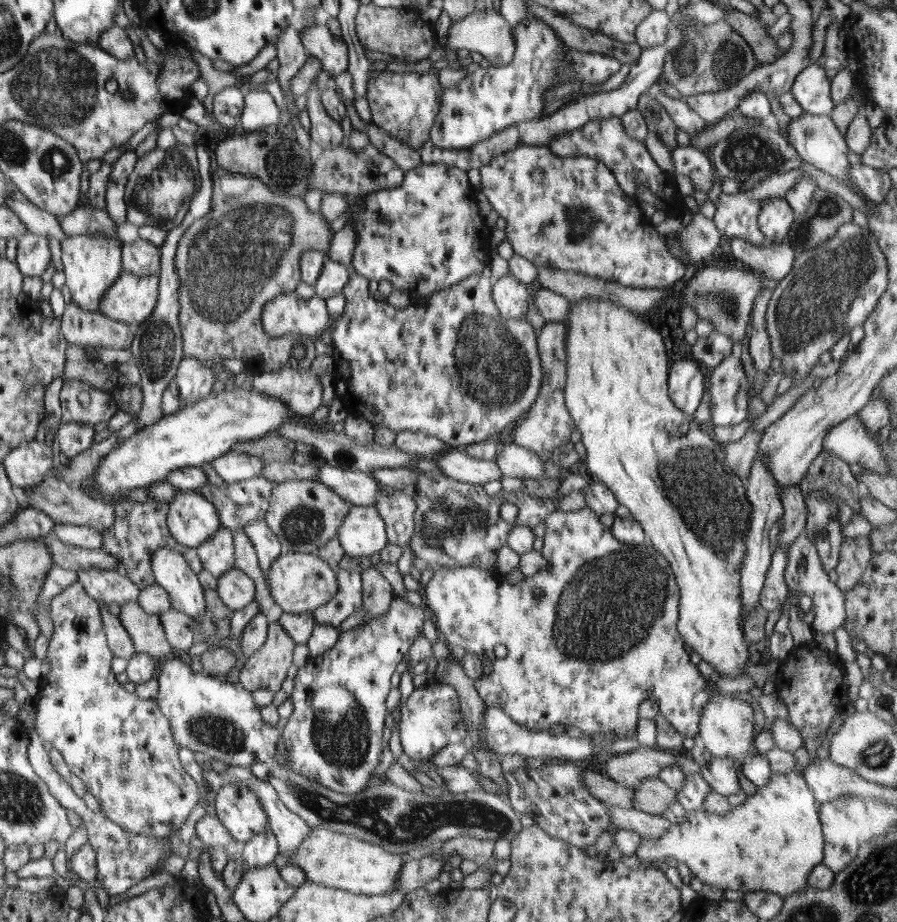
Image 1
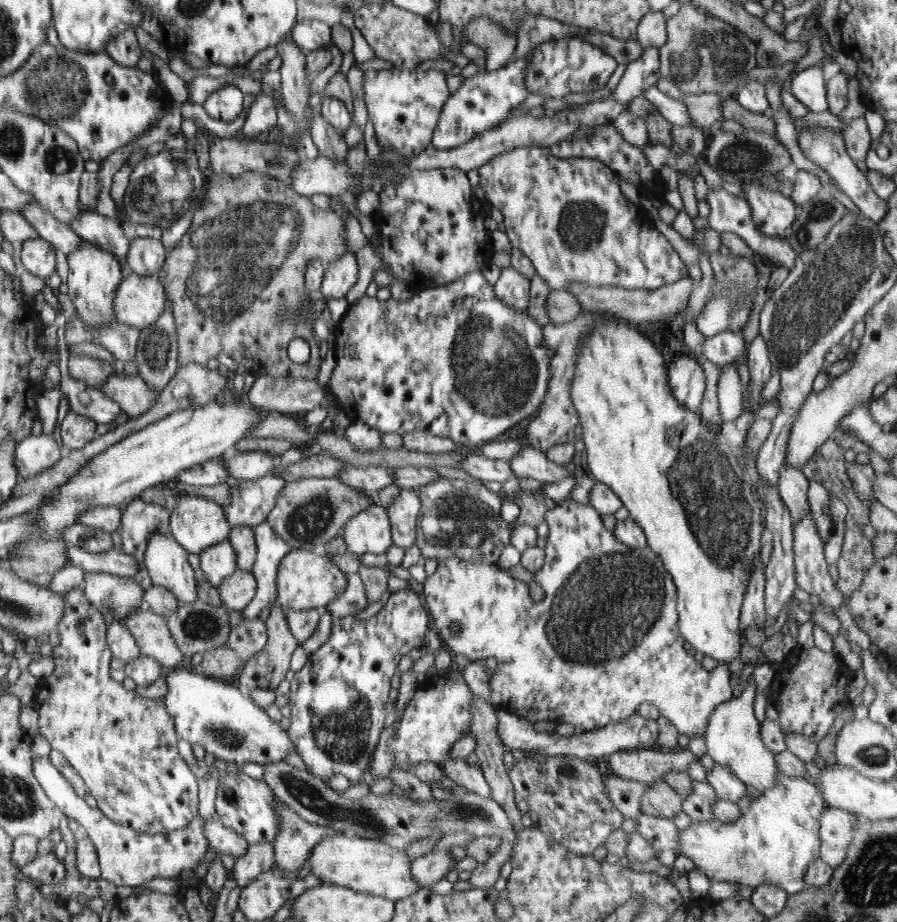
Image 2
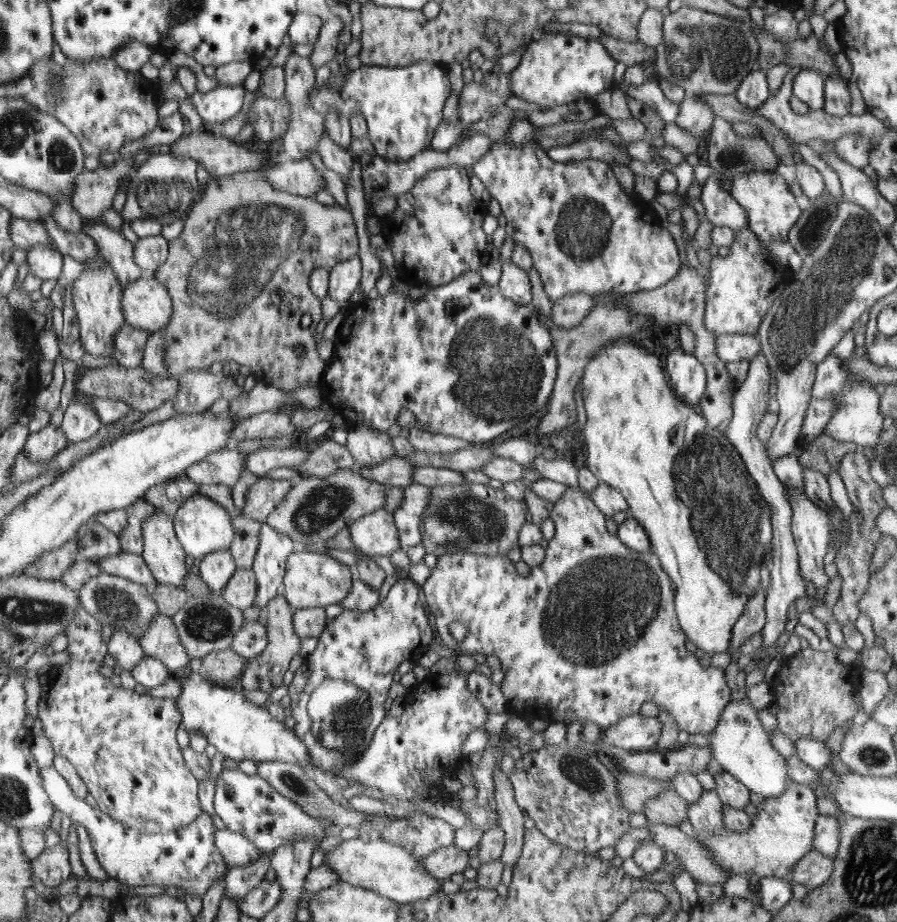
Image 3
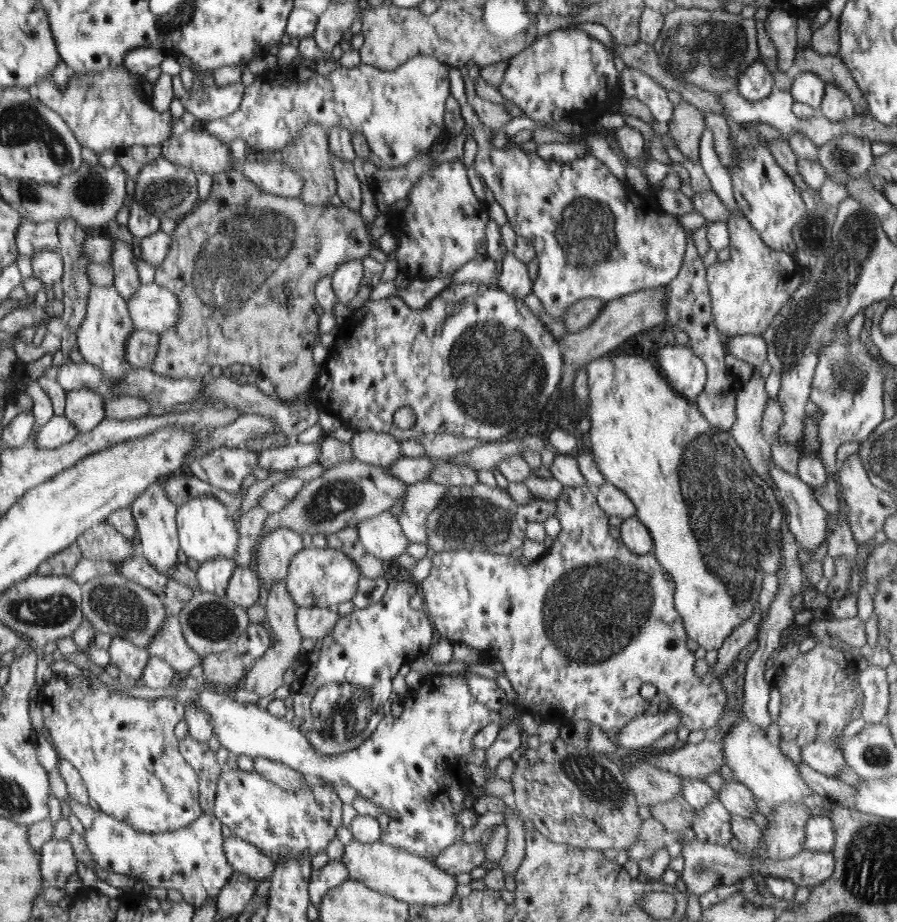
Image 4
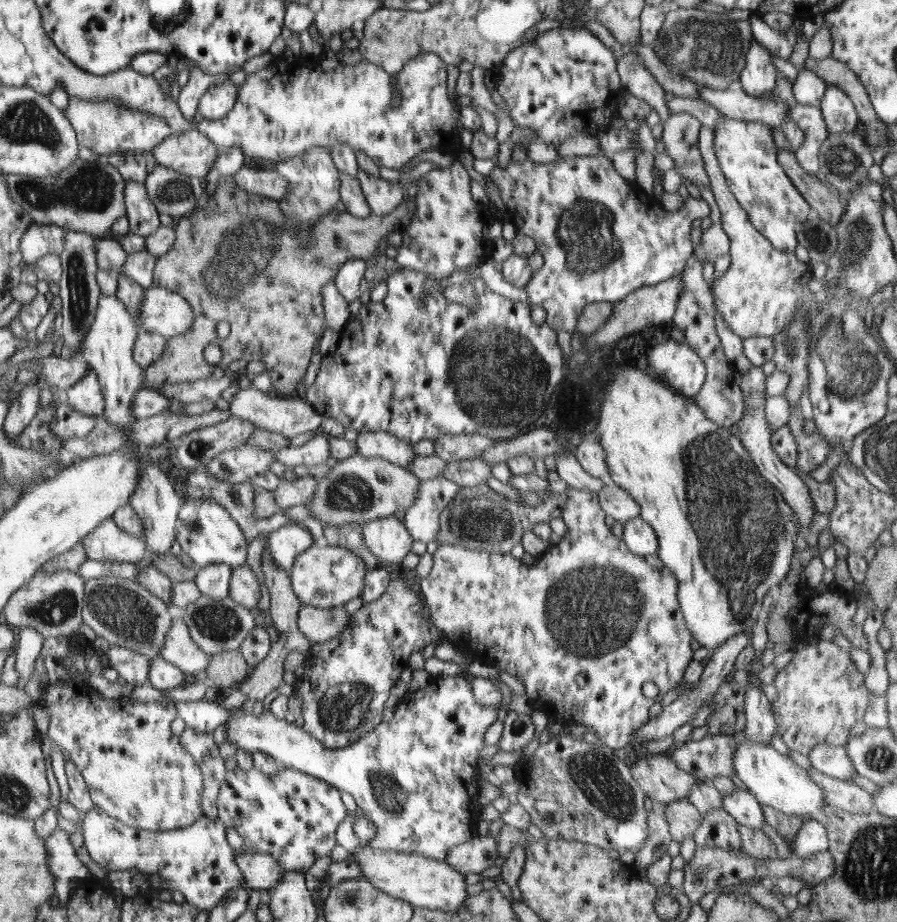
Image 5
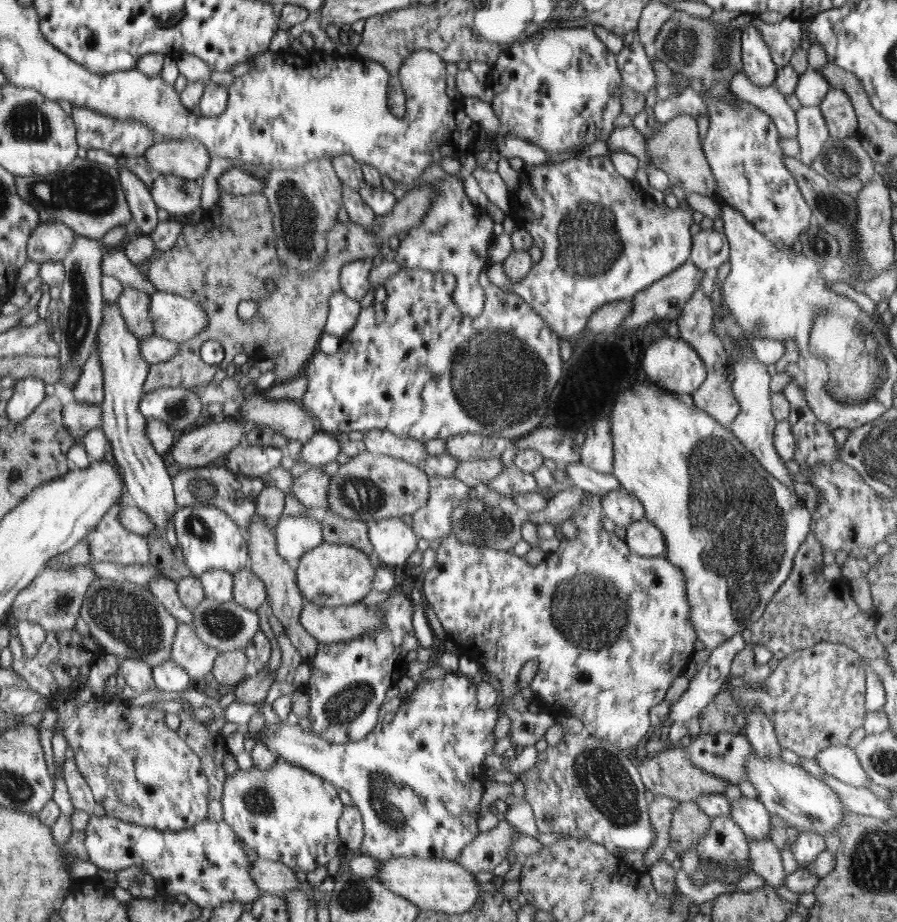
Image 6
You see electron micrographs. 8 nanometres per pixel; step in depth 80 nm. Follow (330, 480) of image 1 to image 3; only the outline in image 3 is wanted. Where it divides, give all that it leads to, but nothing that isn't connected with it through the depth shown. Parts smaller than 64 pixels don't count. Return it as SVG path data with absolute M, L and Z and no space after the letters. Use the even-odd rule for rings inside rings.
M394 456L383 460L380 464L370 467L361 467L360 472L367 478L389 487L407 487L413 482L414 464L404 457Z

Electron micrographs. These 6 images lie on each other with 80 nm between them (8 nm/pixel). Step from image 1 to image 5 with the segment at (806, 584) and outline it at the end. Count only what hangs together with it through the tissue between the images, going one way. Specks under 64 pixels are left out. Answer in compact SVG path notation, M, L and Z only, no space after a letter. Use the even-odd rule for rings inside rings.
M752 365L745 374L737 375L736 387L741 391L743 399L745 400L745 410L743 411L743 418L735 425L733 431L740 438L741 444L747 449L753 463L755 464L760 476L768 479L780 492L783 492L785 501L795 510L797 516L797 527L803 529L812 522L812 515L816 508L813 506L813 500L809 494L807 484L800 479L796 469L790 469L774 452L771 443L771 429L770 424L766 422L764 416L764 409L766 409L766 375L762 371L762 367Z

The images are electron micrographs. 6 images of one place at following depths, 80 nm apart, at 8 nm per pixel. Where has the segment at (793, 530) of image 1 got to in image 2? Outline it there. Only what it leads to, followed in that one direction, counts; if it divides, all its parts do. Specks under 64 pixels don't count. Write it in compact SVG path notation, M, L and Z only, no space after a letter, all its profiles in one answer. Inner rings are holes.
M783 465L779 470L777 485L781 499L788 505L789 511L791 512L794 526L810 511L807 499L809 480L800 469Z

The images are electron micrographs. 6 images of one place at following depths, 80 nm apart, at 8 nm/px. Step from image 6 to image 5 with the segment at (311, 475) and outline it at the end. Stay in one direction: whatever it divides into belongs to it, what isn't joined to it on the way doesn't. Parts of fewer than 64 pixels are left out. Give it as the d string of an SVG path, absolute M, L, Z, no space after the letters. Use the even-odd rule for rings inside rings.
M310 475L304 477L289 476L282 479L276 489L273 490L281 513L291 506L309 504L313 500L317 484L317 478Z

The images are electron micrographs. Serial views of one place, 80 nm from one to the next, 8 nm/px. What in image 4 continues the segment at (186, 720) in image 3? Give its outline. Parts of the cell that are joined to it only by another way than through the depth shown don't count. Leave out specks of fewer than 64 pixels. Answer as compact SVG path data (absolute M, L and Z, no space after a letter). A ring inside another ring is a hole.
M456 674L449 676L437 676L434 678L432 684L422 684L418 689L411 689L405 696L405 702L402 703L402 714L397 720L382 720L380 724L374 729L374 732L358 748L350 752L346 752L338 756L322 756L318 754L314 748L312 748L312 743L309 742L308 738L304 732L301 731L300 727L293 726L290 721L286 719L281 719L280 717L274 716L267 709L262 709L254 704L238 703L234 700L234 697L228 695L226 689L217 688L213 685L208 684L204 689L199 689L198 698L196 700L191 700L191 705L198 705L203 711L206 711L211 716L211 723L213 724L213 733L219 738L221 744L220 748L228 752L232 752L236 756L248 756L252 760L256 758L266 758L266 760L278 762L288 766L291 770L296 770L308 778L315 781L322 779L326 781L328 785L333 785L333 787L349 786L353 788L358 793L358 796L374 803L379 804L382 808L386 810L396 810L398 813L398 818L390 818L390 816L380 815L377 818L377 822L380 824L381 828L381 838L380 840L384 844L389 844L396 848L404 848L412 854L423 856L426 858L434 858L438 856L445 848L452 846L453 844L460 843L464 841L464 838L468 835L465 828L456 822L456 815L459 815L462 810L465 809L464 801L466 800L466 789L468 789L468 779L465 774L466 766L468 764L468 757L472 753L473 738L477 732L480 732L484 726L490 724L492 721L498 719L498 713L488 706L480 704L476 697L469 691L467 674Z

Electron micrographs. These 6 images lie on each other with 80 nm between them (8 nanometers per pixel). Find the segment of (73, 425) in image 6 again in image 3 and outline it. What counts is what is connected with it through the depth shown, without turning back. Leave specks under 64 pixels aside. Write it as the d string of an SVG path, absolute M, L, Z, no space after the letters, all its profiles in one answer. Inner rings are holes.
M48 425L38 432L29 433L22 451L33 463L45 463L60 453L67 445L67 436L62 428Z

